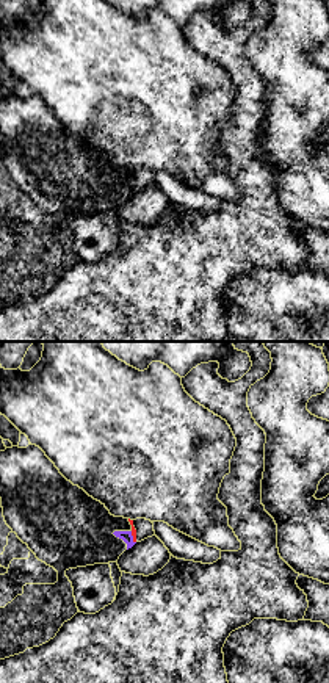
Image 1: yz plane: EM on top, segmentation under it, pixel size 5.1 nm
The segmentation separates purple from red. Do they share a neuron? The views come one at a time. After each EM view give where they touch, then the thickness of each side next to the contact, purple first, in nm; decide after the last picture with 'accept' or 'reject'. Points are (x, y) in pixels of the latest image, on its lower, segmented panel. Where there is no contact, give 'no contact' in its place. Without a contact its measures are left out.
contact (132, 538); calibres 60 and 30 nm

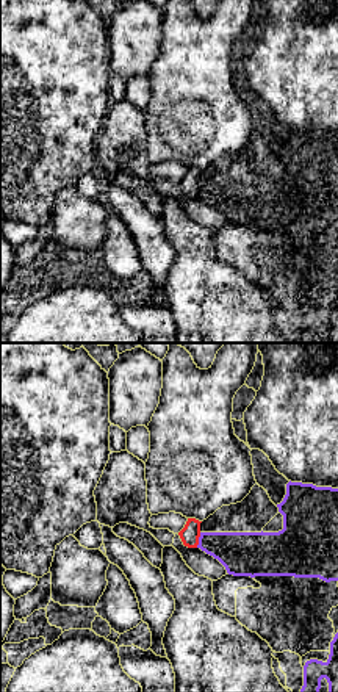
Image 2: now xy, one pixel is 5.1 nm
contact (199, 540); calibres 220 and 100 nm

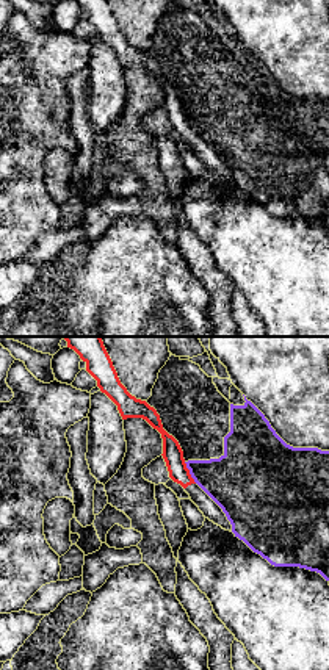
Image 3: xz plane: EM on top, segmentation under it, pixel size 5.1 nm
contact (190, 473); calibres 300 and 110 nm

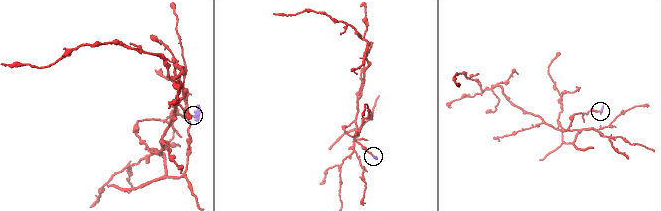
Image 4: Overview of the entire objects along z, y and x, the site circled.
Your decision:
reject

